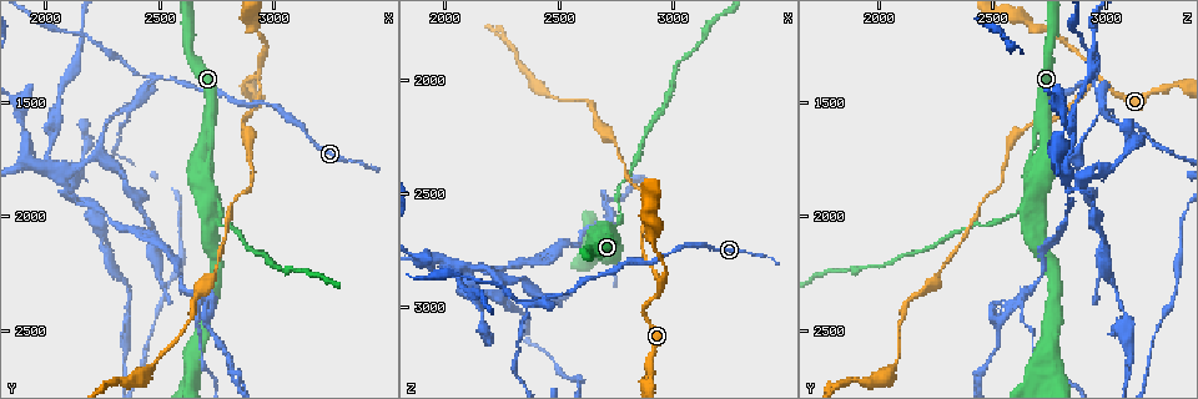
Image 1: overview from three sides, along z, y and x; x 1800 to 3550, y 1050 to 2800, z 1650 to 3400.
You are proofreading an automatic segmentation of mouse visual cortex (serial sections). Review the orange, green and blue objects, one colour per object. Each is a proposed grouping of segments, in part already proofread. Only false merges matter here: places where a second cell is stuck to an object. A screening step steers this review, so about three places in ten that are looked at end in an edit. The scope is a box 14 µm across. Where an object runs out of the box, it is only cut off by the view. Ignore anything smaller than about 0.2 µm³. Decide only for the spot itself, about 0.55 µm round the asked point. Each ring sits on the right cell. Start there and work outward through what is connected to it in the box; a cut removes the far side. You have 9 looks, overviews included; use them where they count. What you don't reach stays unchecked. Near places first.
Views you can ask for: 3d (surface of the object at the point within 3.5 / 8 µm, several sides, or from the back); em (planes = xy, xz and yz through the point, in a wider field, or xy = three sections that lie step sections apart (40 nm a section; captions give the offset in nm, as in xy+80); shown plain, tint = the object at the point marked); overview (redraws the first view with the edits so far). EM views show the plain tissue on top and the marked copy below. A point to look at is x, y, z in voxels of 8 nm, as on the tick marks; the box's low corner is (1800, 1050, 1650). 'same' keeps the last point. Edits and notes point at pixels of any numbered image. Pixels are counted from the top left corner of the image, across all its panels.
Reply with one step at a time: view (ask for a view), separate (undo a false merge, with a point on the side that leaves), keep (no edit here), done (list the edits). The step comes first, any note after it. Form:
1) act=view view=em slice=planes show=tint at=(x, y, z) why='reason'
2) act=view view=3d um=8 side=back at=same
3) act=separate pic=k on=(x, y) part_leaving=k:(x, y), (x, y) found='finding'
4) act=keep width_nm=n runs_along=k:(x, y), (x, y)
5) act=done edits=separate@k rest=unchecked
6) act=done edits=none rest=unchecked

act=view view=3d um=3.5 at=(2480, 1400, 2960) why='two arms in line, one across'

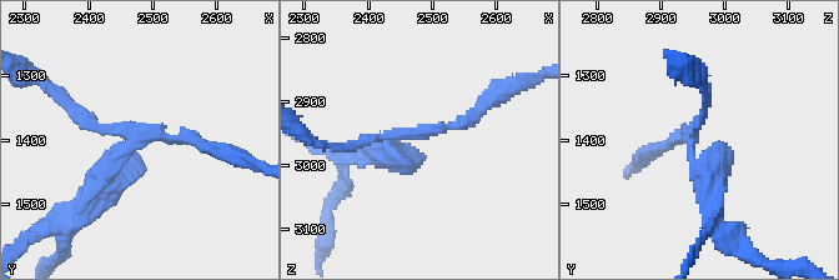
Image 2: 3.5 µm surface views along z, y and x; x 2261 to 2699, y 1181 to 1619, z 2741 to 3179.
act=view view=em slice=xy step=3 show=tint at=(2480, 1395, 2950) arms=3 arm_widths_nm=150,200,300

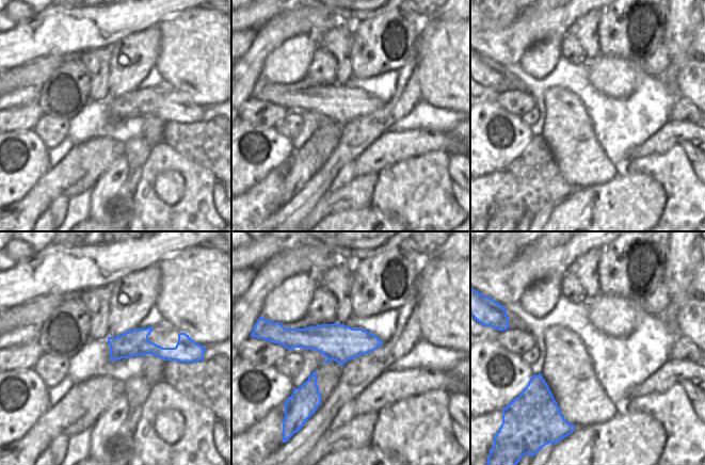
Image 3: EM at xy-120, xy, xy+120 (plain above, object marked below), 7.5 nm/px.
act=separate pic=2 on=(724, 163) part_leaving=2:(691, 140), (713, 225) found='two cells meet here'

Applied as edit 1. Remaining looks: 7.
act=view view=3d um=3.5 at=(2920, 1400, 2970)

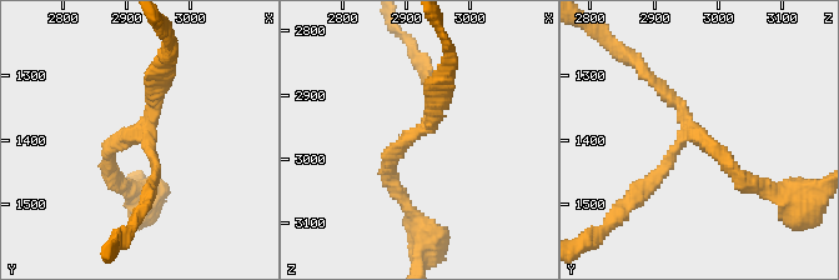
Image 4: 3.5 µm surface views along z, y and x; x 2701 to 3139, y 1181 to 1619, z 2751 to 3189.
act=view view=em slice=xy step=1 show=tint at=(2920, 1395, 2960) arms=3 arm_widths_nm=150,200,200

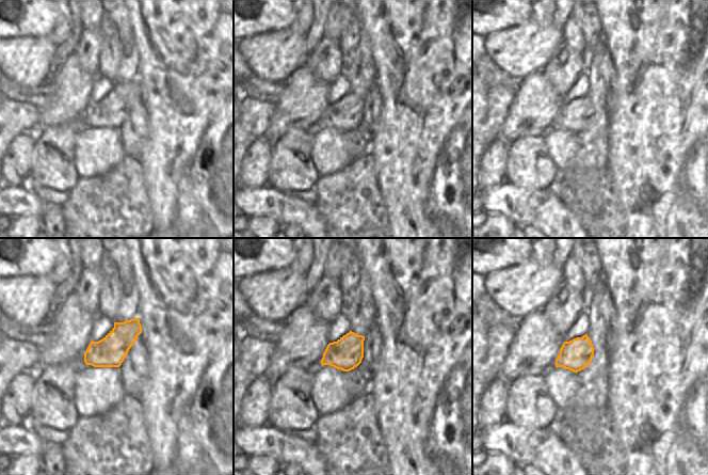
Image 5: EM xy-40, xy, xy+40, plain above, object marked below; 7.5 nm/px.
act=view view=em slice=xy step=5 show=tint at=same

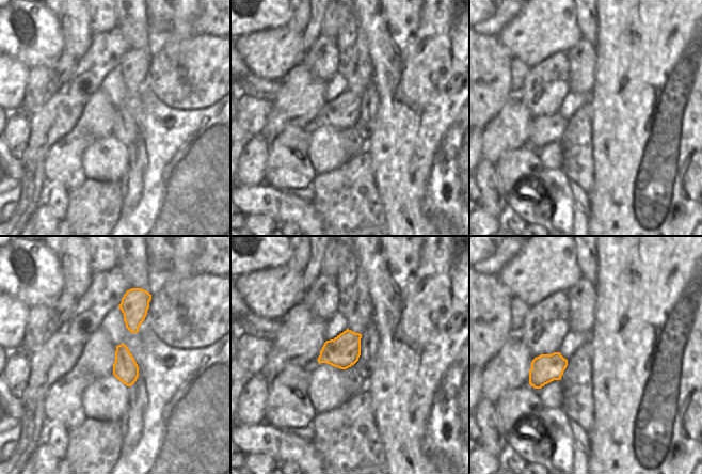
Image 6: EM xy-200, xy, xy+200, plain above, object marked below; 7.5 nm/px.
act=separate pic=4 on=(643, 183) part_leaving=4:(674, 151), (649, 186), (594, 236) found='a second cell is stuck on'

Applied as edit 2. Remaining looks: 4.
act=view view=overview

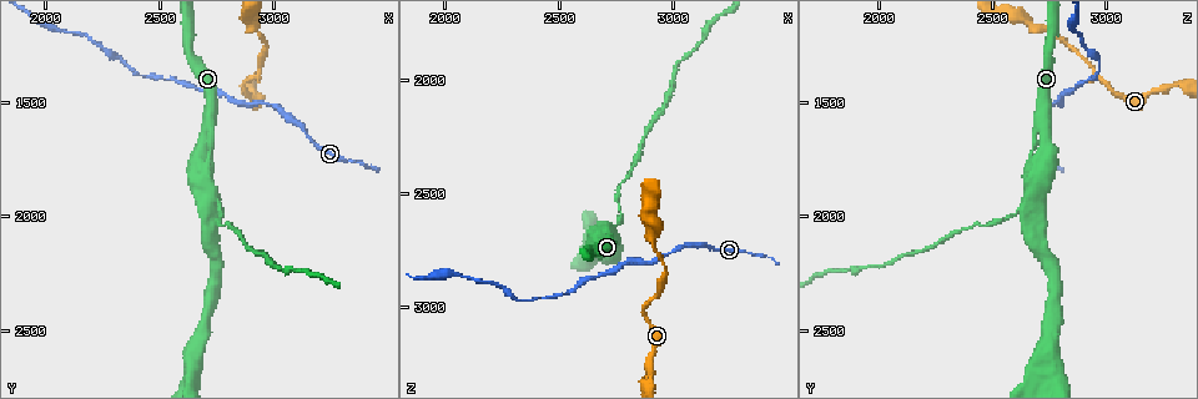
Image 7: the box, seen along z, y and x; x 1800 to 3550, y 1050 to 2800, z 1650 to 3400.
act=view view=3d um=3.5 at=(2880, 1420, 3320) why='narrows sharply'

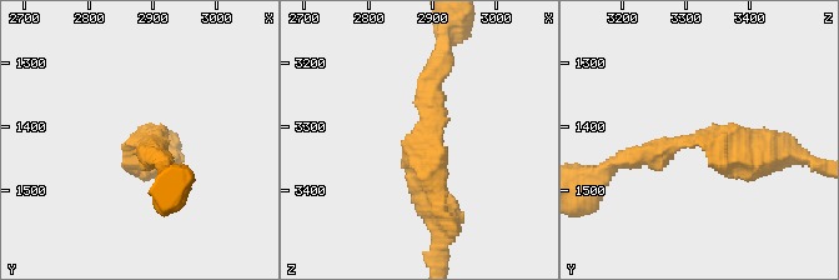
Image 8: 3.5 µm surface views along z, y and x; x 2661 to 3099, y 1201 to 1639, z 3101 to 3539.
act=view view=em slice=xy step=5 show=tint at=(2890, 1415, 3315) arm_widths_nm=200,300 why='shape alone is not enough'

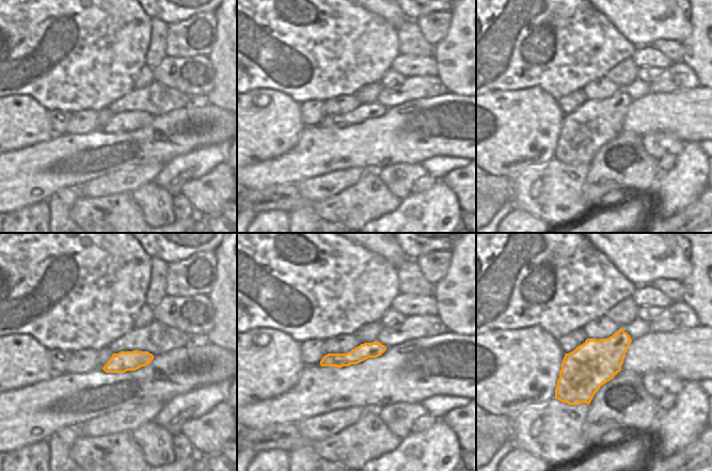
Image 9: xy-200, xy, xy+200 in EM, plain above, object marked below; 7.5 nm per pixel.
act=keep width_nm=120 runs_along=9:(382, 348), (323, 363) found='one cell here'

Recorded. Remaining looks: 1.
act=done edits=separate@2,separate@4 rest=unchecked

